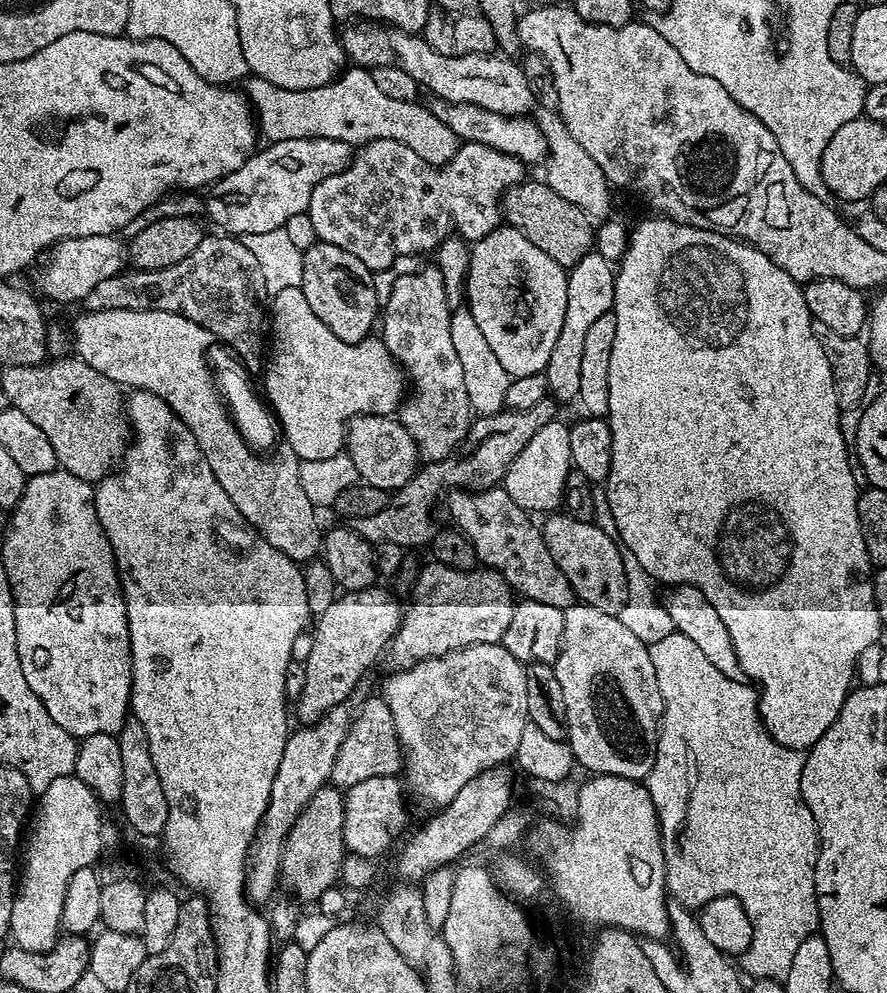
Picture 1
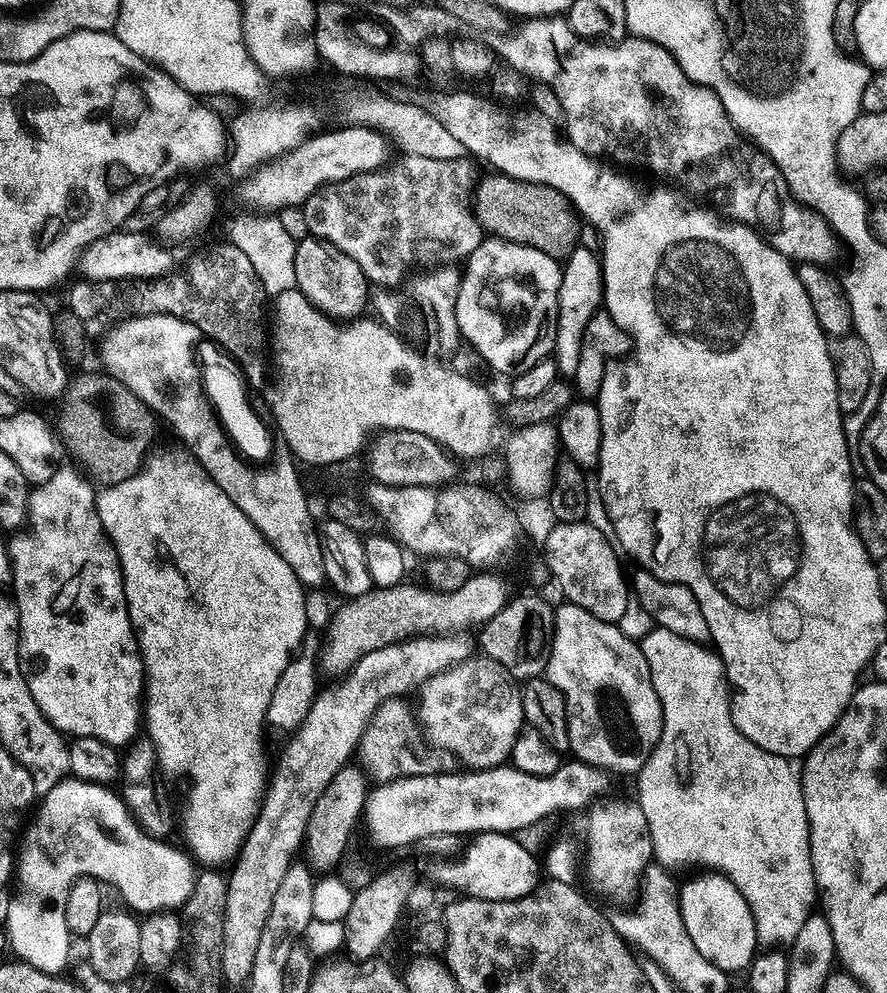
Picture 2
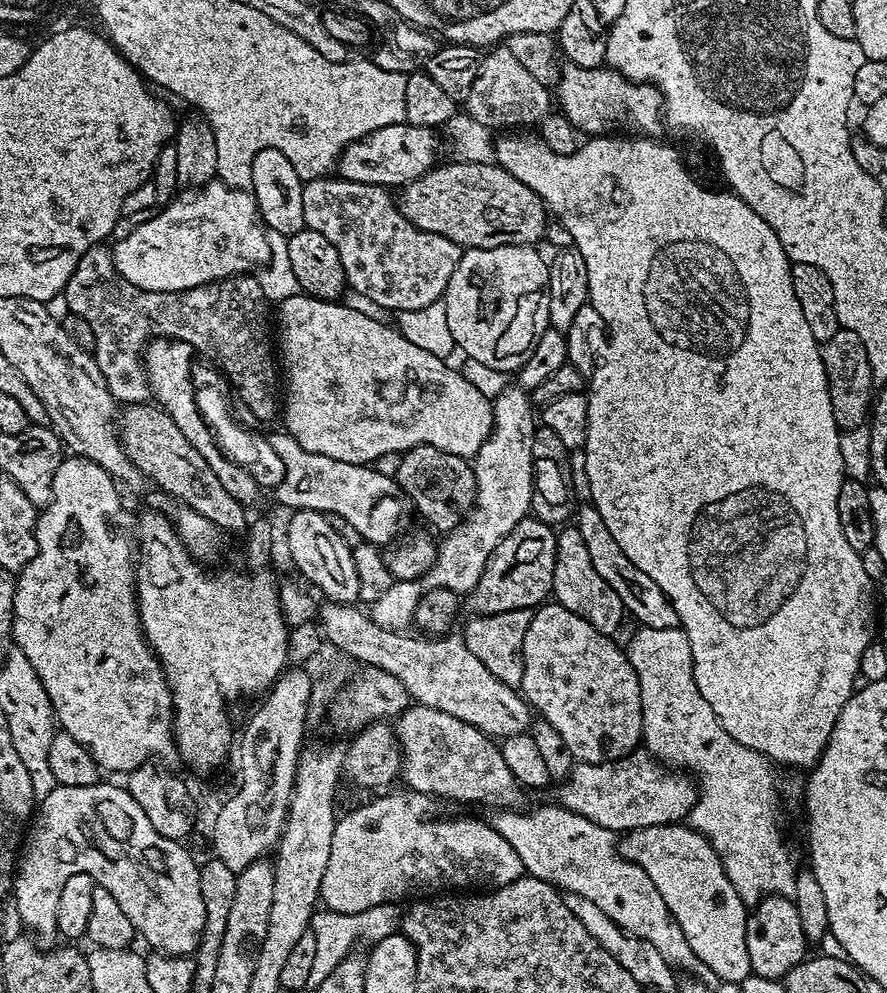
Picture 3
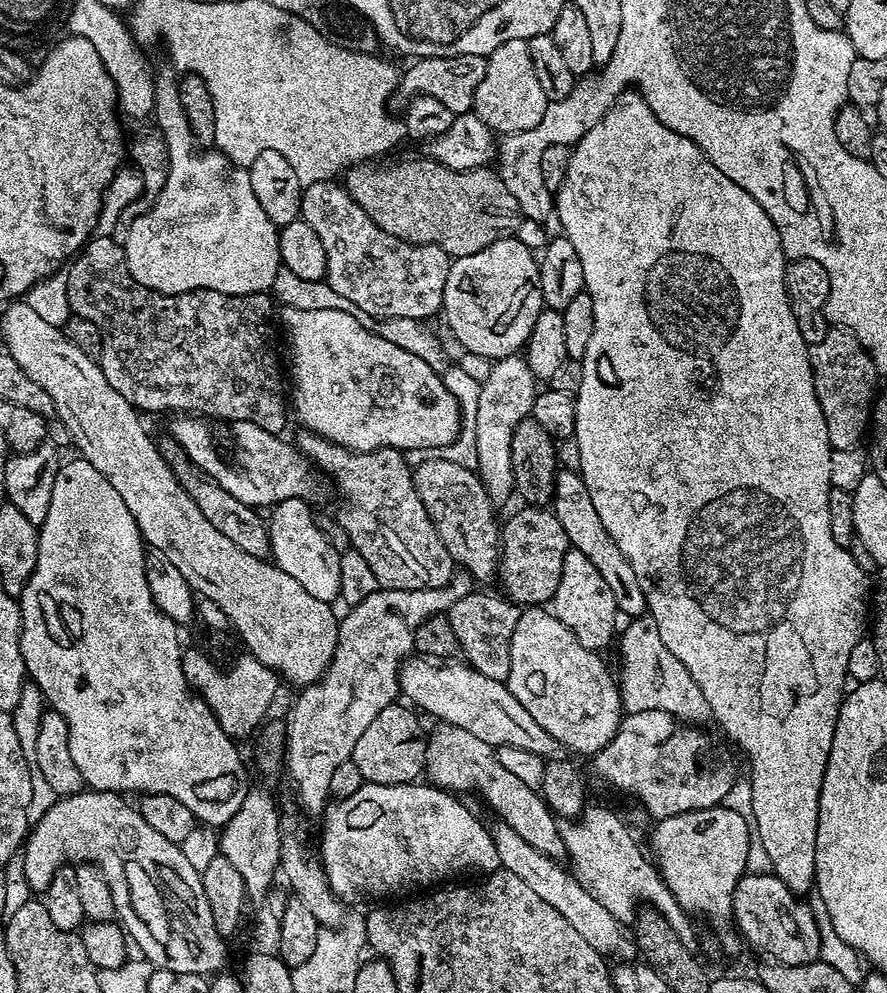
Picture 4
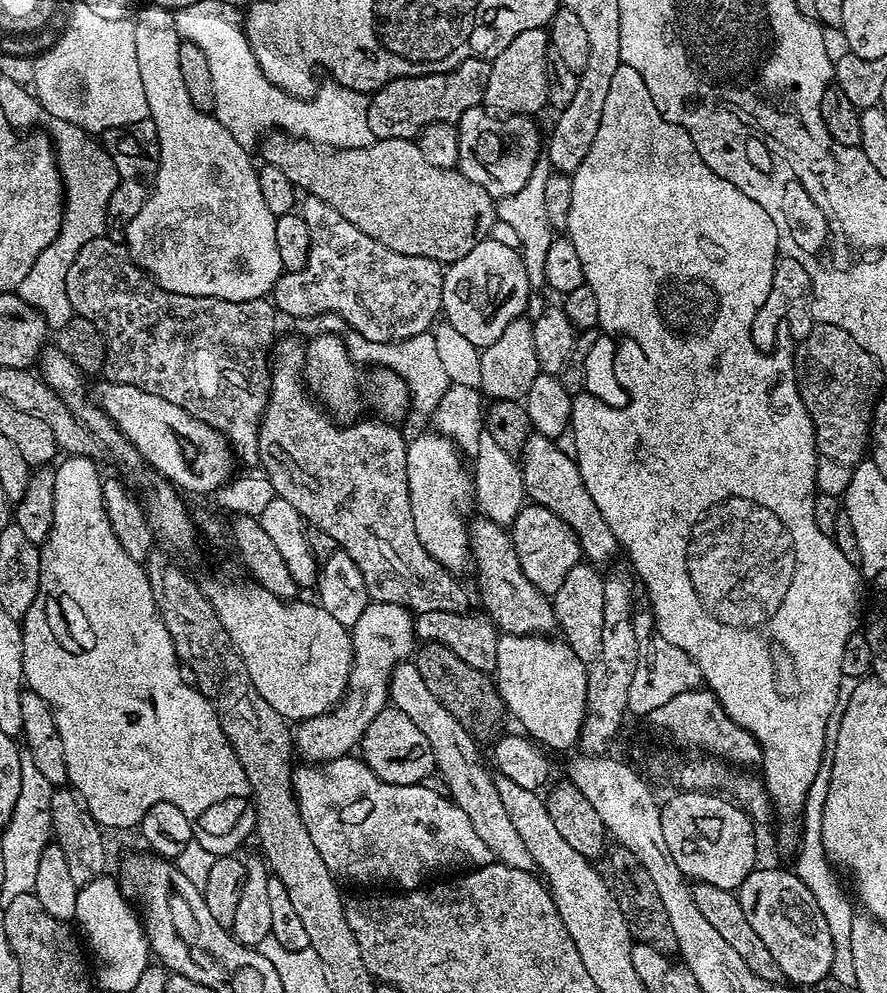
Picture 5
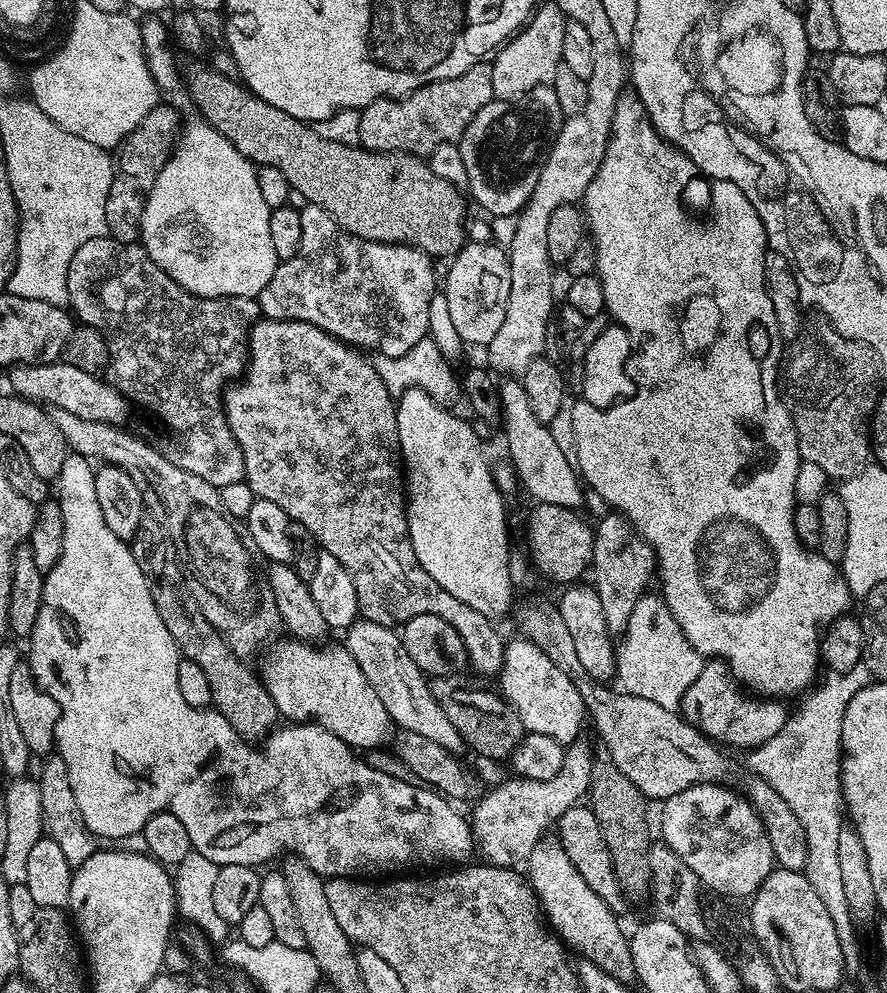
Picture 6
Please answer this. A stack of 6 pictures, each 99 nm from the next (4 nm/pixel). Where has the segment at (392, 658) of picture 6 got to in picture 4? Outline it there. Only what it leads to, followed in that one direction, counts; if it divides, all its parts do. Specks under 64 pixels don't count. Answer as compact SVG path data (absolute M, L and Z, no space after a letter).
M502 822L491 825L490 831L498 850L500 868L522 878L522 882L526 882L526 886L530 886L530 890L534 890L534 894L542 898L542 902L554 906L554 910L558 910L558 914L562 914L562 918L566 918L566 922L570 922L570 926L578 930L578 934L589 946L594 946L594 950L598 950L605 958L617 956L615 959L620 962L632 962L632 959L637 958L636 938L629 929L628 932L624 929L627 928L625 921L614 918L614 914L610 914L610 910L606 910L606 906L602 906L602 902L598 902L594 894L584 889L559 859L534 850L534 846L530 846L530 842L526 842L526 838L518 834L518 830Z

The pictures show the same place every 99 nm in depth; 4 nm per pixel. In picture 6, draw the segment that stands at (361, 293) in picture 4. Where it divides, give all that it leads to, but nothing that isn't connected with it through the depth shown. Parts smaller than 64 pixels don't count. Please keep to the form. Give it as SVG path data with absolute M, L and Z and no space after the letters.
M305 203L300 208L300 217L302 242L298 255L277 263L274 278L266 282L258 297L261 313L267 319L310 322L357 350L382 356L406 355L419 340L429 335L430 300L438 290L438 276L436 280L432 269L433 257L408 244L379 244L352 236L342 230L322 206Z

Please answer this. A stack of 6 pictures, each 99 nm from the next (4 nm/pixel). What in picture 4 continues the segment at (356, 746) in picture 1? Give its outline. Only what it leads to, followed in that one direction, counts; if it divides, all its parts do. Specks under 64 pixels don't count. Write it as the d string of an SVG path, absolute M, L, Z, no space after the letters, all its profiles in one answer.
M437 723L428 736L428 753L426 754L426 776L435 787L453 794L472 792L477 788L480 796L497 812L499 819L506 826L518 830L534 850L553 858L565 855L564 840L560 837L558 817L539 791L526 786L514 774L510 774L498 762L496 748L482 742L481 739L458 726Z

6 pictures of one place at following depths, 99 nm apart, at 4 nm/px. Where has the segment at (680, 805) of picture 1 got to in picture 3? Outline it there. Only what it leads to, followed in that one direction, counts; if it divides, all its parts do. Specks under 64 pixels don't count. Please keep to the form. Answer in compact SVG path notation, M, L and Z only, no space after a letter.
M641 627L636 631L640 632L633 634L632 641L626 644L626 651L634 666L634 670L638 674L638 686L642 694L642 718L644 719L644 735L642 740L646 745L647 751L651 752L661 764L673 770L683 770L685 773L691 774L694 777L698 785L698 795L696 805L692 807L688 814L687 823L695 832L701 832L714 846L716 853L723 858L726 874L730 878L734 890L738 890L738 894L744 899L745 905L755 906L766 896L791 897L796 890L798 865L792 861L792 856L788 853L787 846L784 845L784 836L780 833L780 816L776 813L776 799L780 796L779 790L776 789L777 769L768 757L758 754L758 750L750 750L746 746L742 746L742 742L738 742L734 738L730 738L730 734L726 734L722 722L718 722L714 710L710 710L710 702L706 702L706 698L702 698L702 694L694 682L694 674L692 673L692 651L690 650L690 642L687 636L676 630L665 630L662 628Z

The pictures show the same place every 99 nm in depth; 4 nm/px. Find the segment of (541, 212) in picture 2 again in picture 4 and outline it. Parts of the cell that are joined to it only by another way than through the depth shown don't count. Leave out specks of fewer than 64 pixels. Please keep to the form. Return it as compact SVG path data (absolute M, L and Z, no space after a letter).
M423 158L424 160L396 160L393 164L380 164L384 162L365 162L356 164L343 173L342 186L354 198L354 202L358 202L358 206L362 206L362 210L366 210L366 214L376 223L382 230L386 230L388 236L393 236L399 240L405 240L411 244L433 244L442 250L446 250L446 254L450 258L457 256L469 256L470 254L478 254L478 250L482 250L486 246L493 244L495 240L507 237L508 232L515 226L518 221L518 209L514 194L510 194L510 190L506 190L504 183L500 181L499 175L491 167L475 168L474 170L450 170L446 166L442 166L437 160L431 158Z

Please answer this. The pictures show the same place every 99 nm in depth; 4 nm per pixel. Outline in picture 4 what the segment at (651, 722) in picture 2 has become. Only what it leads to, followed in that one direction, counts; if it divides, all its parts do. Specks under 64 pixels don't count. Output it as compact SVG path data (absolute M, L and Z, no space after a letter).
M528 606L521 611L510 642L510 674L506 683L514 698L518 698L542 730L556 738L569 753L581 752L585 758L604 749L610 738L614 738L622 719L620 685L600 656L603 655L599 651L582 646L572 631L562 626L558 617L544 606Z

